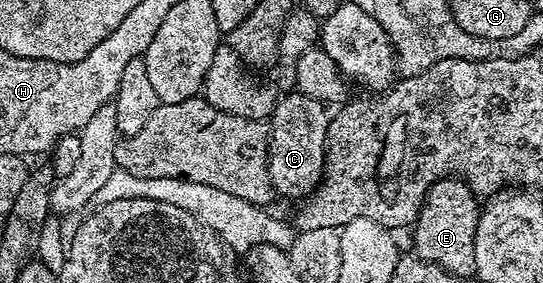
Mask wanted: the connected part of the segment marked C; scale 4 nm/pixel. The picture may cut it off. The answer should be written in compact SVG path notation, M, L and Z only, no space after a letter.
M292 91L281 98L272 116L270 134L270 178L279 198L313 194L322 183L328 165L331 110L316 98Z

